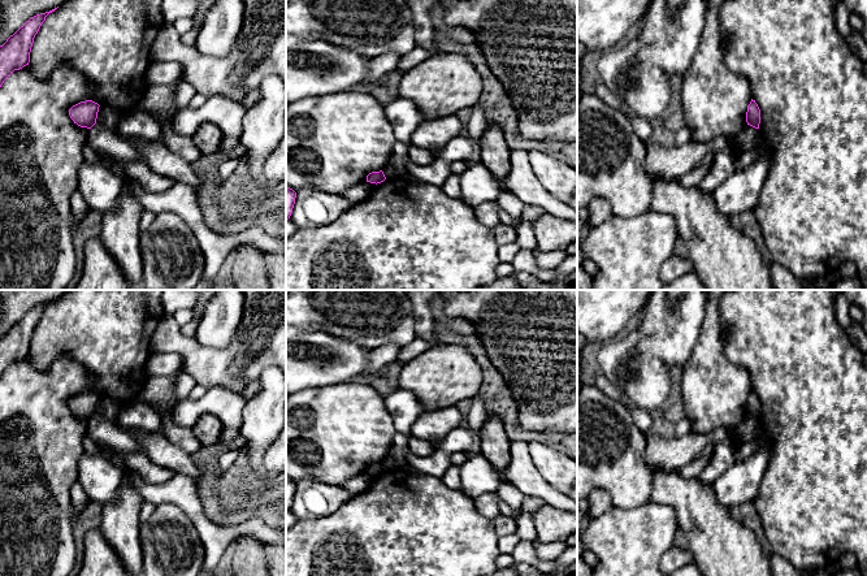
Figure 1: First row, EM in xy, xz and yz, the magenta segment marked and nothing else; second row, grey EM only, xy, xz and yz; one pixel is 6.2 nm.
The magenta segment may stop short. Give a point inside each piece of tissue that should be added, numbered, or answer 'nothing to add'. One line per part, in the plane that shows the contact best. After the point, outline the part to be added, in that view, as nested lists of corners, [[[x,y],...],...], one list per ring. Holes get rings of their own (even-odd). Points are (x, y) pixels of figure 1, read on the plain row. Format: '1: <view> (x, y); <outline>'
nothing to add

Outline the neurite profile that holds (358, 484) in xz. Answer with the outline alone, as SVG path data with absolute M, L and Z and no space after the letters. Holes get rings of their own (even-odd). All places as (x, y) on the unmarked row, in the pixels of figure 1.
M365 475L355 476L341 485L342 489L351 491L355 495L365 491L368 486L369 486L369 478Z

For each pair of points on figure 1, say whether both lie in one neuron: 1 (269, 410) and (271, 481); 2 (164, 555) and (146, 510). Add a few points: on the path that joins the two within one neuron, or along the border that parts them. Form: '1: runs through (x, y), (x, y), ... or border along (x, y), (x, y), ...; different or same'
1: runs through (260, 428), (258, 463); same
2: border along (156, 506), (141, 522); different

